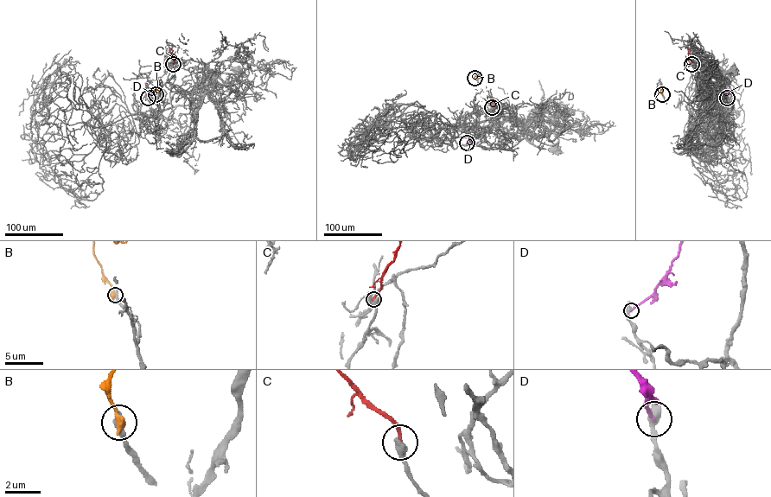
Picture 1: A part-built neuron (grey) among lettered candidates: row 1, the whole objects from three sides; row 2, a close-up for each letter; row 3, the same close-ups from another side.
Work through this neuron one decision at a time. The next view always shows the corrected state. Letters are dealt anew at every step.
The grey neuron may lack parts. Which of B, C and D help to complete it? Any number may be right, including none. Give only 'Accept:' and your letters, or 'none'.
Accept: none

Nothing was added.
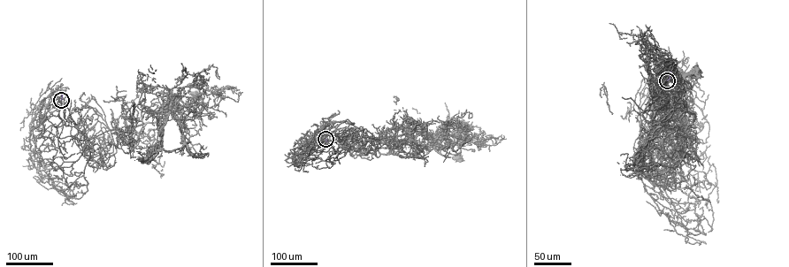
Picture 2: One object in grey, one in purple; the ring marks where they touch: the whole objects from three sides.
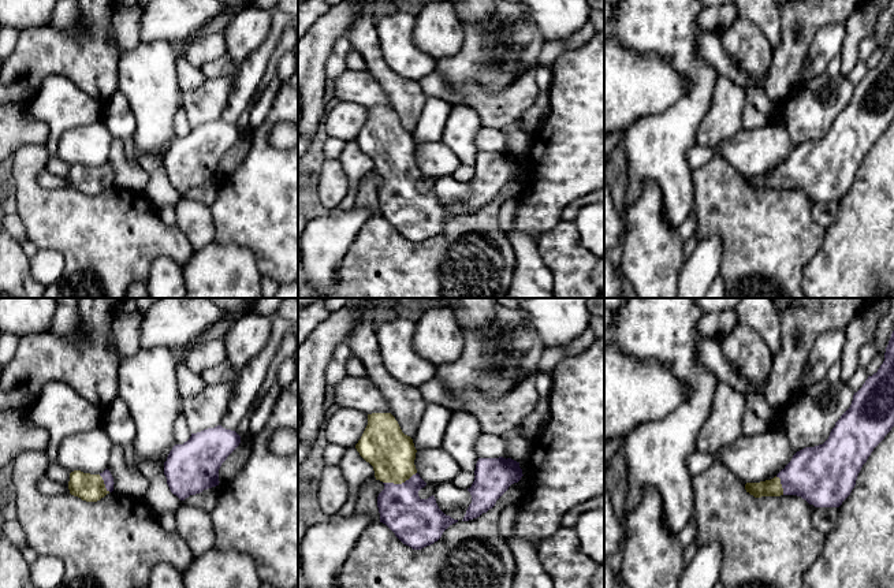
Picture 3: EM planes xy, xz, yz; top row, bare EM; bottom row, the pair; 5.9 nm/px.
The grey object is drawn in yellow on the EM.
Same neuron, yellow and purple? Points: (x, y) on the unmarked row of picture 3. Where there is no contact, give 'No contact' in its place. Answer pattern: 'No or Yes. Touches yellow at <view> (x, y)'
Yes. Touches yellow at xz (399, 177)

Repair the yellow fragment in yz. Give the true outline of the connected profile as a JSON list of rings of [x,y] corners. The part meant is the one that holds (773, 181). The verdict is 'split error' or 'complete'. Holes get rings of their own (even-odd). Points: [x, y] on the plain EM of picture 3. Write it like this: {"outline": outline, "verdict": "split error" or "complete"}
{"outline": [[[894,25],[876,67],[868,70],[854,86],[850,101],[819,139],[797,145],[791,155],[771,174],[746,176],[745,183],[755,191],[797,189],[815,201],[839,201],[856,179],[857,170],[873,142],[894,120]]], "verdict": "split error"}

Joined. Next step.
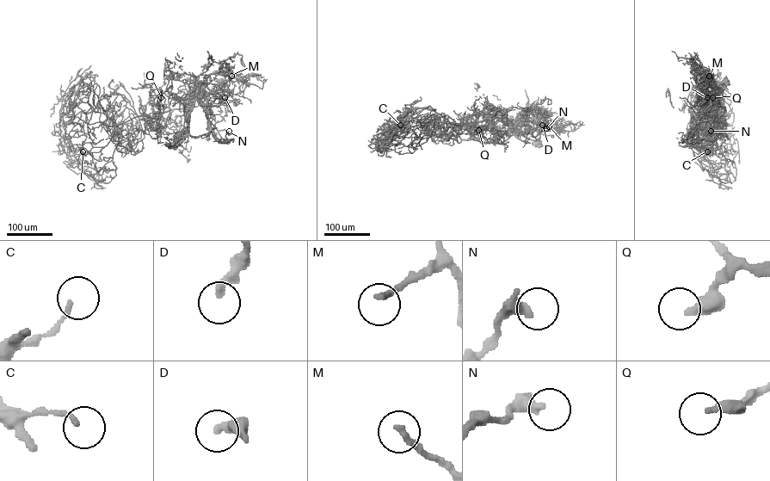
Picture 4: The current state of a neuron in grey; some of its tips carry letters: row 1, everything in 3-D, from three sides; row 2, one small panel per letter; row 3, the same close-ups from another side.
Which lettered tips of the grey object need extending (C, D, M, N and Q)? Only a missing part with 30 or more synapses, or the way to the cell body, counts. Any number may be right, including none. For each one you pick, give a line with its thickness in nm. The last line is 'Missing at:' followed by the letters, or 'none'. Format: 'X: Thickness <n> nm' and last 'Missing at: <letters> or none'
D: Thickness 280 nm
M: Thickness 240 nm
Missing at: D, M

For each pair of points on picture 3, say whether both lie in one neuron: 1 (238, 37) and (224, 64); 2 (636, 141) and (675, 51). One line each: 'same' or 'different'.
1: different
2: same

